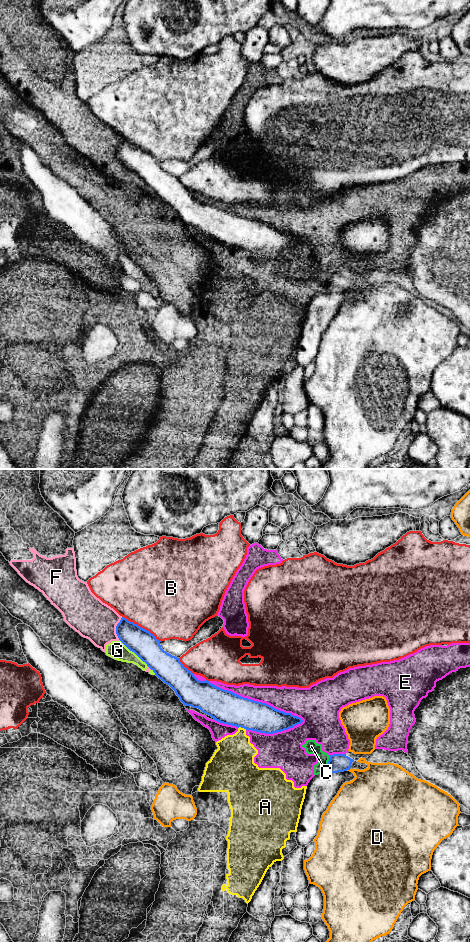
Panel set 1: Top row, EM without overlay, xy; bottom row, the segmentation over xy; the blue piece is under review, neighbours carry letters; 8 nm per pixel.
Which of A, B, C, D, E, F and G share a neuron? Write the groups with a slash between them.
A C E F G / B / D

